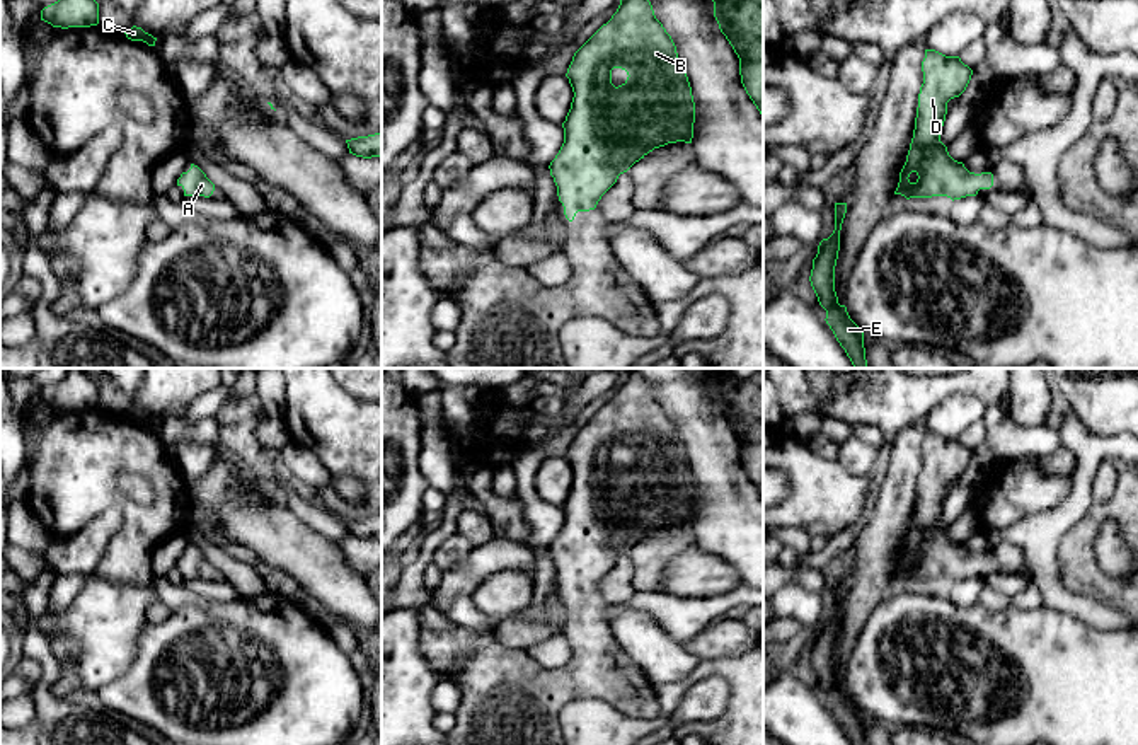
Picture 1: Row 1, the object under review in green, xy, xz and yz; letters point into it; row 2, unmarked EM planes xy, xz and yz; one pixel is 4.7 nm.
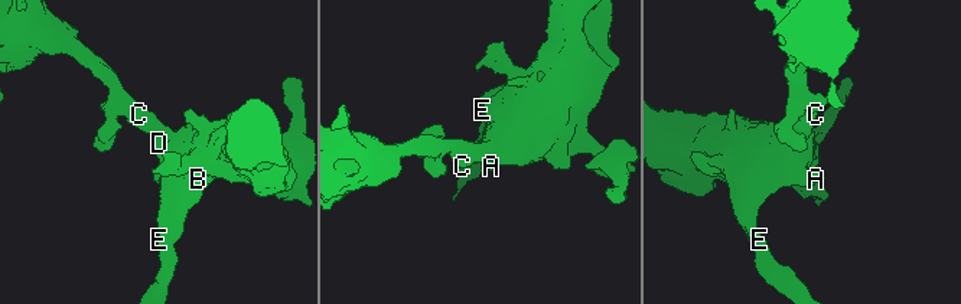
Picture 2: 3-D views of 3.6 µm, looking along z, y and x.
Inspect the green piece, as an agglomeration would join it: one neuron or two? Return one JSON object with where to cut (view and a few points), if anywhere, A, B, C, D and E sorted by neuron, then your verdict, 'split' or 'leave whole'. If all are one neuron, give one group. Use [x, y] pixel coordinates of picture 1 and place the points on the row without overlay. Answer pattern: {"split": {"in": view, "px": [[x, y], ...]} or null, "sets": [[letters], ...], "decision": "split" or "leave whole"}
{"split": null, "sets": [["A", "B", "C", "D", "E"]], "decision": "leave whole"}

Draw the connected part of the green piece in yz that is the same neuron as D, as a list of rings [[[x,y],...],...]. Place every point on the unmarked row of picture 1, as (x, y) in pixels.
[[[925,431],[922,453],[913,520],[894,576],[906,581],[947,578],[954,583],[990,571],[991,554],[969,554],[940,523],[947,484],[966,472],[973,452],[959,438]]]

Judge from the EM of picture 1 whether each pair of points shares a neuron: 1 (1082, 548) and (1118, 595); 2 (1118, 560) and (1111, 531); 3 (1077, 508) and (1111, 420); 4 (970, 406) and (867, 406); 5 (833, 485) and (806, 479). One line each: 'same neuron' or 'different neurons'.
1: same neuron
2: same neuron
3: different neurons
4: different neurons
5: same neuron

